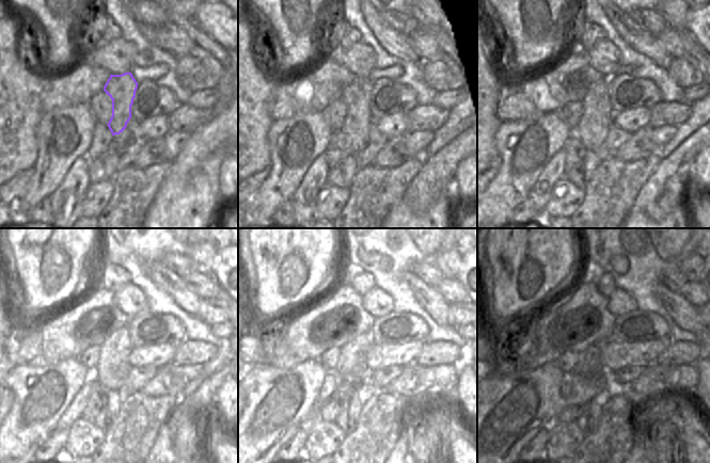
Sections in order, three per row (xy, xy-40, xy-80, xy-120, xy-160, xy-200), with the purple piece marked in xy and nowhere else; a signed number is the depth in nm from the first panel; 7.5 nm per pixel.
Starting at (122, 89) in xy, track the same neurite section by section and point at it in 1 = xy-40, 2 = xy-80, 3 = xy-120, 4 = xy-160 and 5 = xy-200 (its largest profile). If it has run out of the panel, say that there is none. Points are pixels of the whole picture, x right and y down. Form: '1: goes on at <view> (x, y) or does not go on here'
1: goes on at xy-40 (357, 96)
2: goes on at xy-80 (596, 118)
3: goes on at xy-120 (112, 368)
4: goes on at xy-160 (351, 368)
5: goes on at xy-200 (589, 364)

